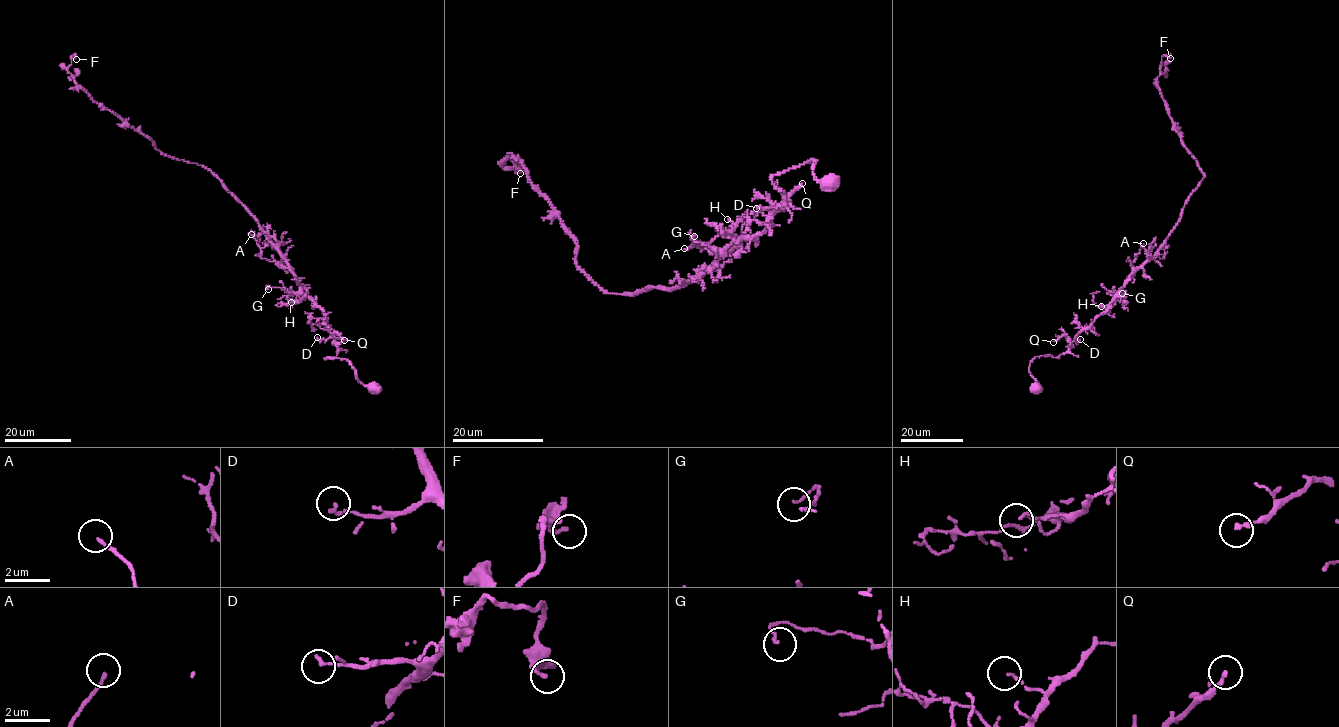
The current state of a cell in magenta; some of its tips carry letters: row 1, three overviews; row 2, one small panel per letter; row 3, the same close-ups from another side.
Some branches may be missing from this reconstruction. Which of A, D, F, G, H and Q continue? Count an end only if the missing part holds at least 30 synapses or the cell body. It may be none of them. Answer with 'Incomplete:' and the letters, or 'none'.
Incomplete: none

